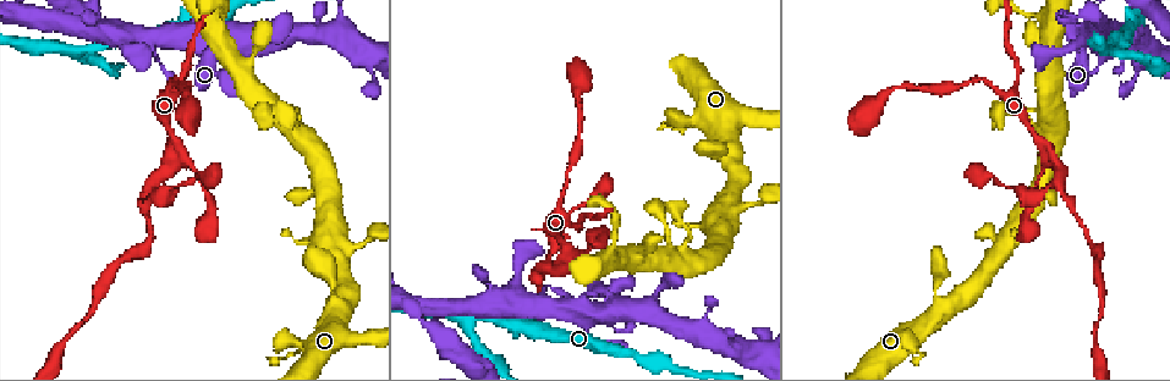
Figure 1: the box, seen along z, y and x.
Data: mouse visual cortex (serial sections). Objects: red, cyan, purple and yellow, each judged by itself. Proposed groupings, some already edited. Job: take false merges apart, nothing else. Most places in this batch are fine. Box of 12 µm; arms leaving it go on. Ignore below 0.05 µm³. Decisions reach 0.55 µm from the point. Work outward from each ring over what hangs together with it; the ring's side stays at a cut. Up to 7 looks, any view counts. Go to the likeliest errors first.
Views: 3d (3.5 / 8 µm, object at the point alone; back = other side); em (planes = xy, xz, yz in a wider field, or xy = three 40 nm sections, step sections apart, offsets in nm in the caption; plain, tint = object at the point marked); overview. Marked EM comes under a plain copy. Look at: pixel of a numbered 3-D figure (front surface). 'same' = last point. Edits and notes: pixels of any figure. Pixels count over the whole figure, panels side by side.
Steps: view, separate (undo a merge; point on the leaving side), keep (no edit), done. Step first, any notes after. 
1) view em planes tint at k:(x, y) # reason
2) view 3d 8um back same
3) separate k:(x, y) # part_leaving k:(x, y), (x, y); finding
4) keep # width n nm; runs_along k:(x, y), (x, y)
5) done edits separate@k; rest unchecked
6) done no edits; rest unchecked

view 3d 8um at 1:(616, 299) # calibre changes

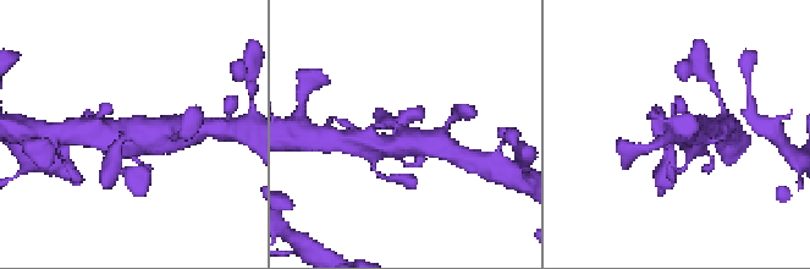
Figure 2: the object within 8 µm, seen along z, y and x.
view 3d 3.5um at 2:(407, 133)

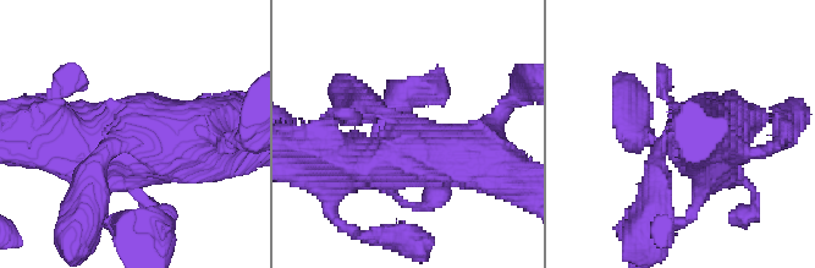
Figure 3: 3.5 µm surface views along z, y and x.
view em planes tint at 3:(408, 127) # need the tissue

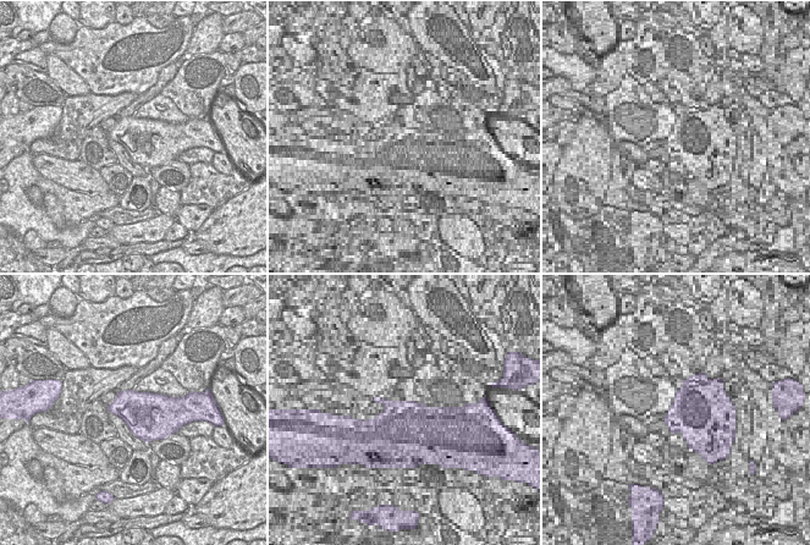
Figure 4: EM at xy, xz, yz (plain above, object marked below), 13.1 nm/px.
keep # runs_along 3:(368, 109), (406, 147), (330, 157); continuous, no second cell

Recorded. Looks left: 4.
view 3d 3.5um back at 1:(1115, 48) # sharp bend

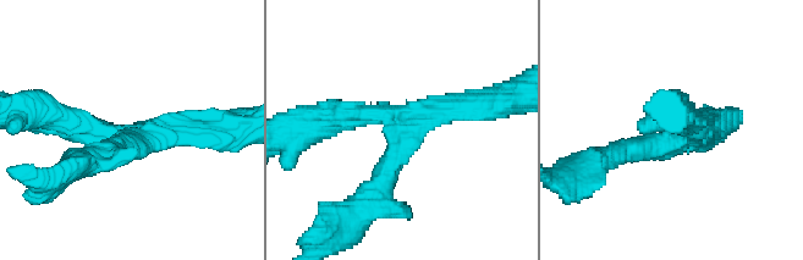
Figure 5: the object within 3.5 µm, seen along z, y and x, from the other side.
view em planes tint at 5:(684, 136) # arms 3; arm_widths 300, 300, 350 nm

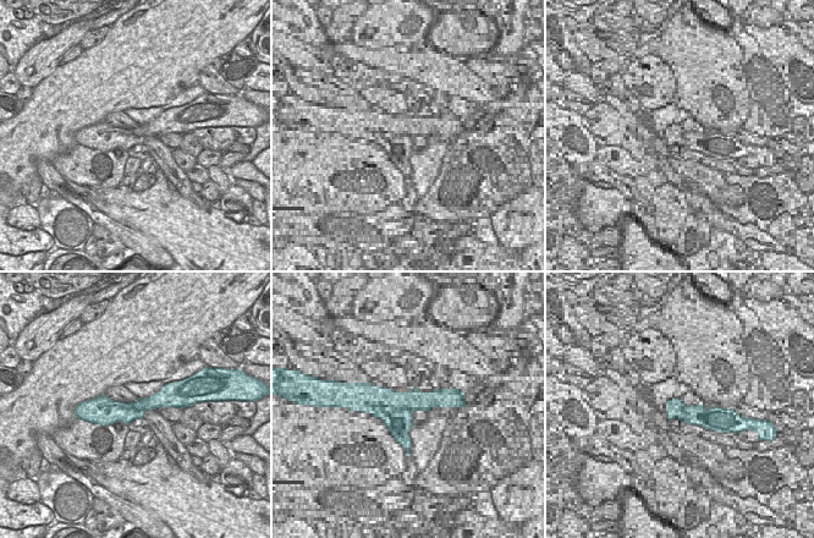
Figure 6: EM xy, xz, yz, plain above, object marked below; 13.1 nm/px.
keep # one cell here

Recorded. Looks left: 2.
view 3d 3.5um at 1:(535, 278) # thick turns thin

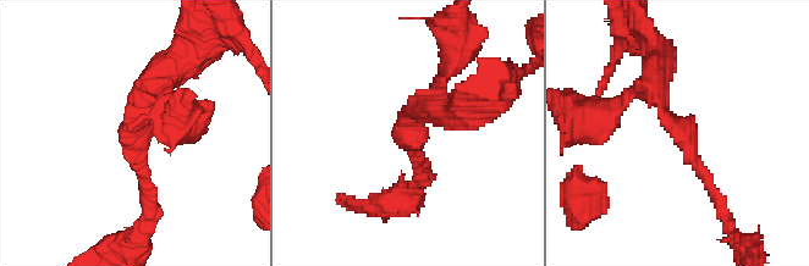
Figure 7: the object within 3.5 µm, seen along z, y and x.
view em xy step 5 tint at 7:(680, 131) # arm_widths 150, 400 nm

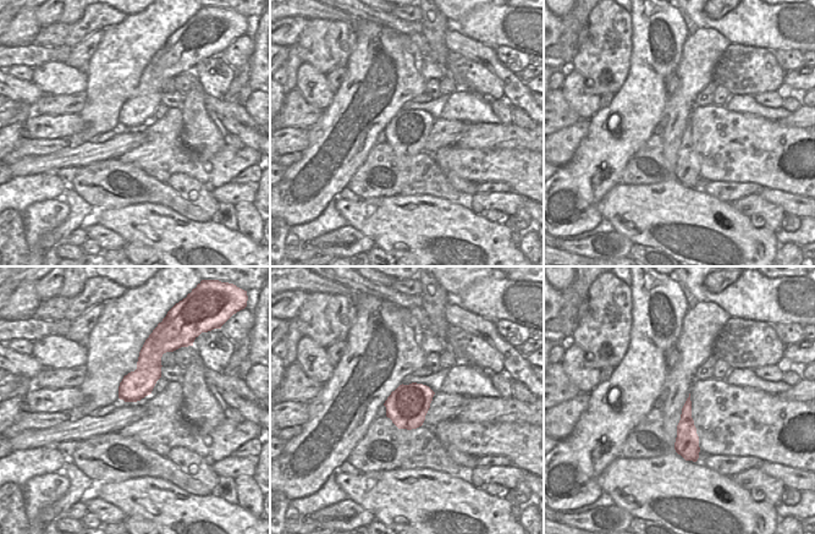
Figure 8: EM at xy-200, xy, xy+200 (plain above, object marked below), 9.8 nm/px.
keep # runs_along 7:(659, 71), (655, 93), (719, 201); one cell here

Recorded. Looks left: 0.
done no edits; rest unchecked

